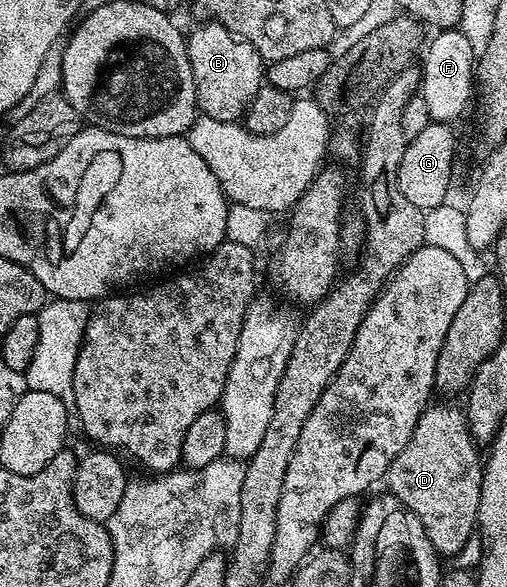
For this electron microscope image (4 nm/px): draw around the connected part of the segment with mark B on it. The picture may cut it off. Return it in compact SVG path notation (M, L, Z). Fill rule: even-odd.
M203 22L186 33L187 53L193 70L198 111L220 122L242 121L253 94L265 83L263 55L248 40L235 36L223 24Z

